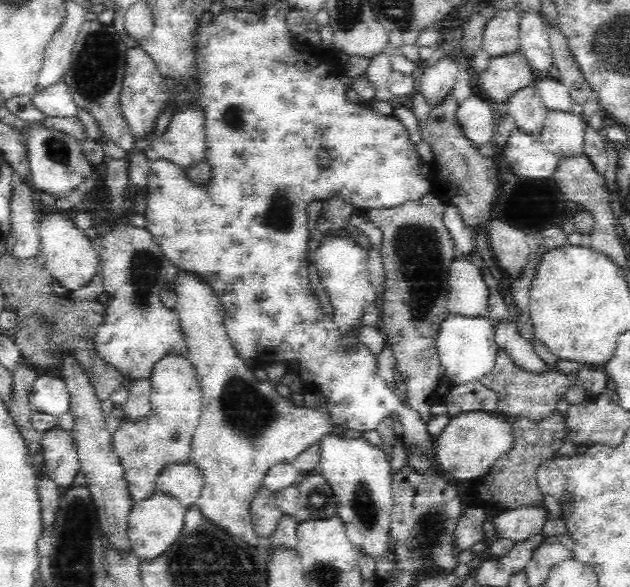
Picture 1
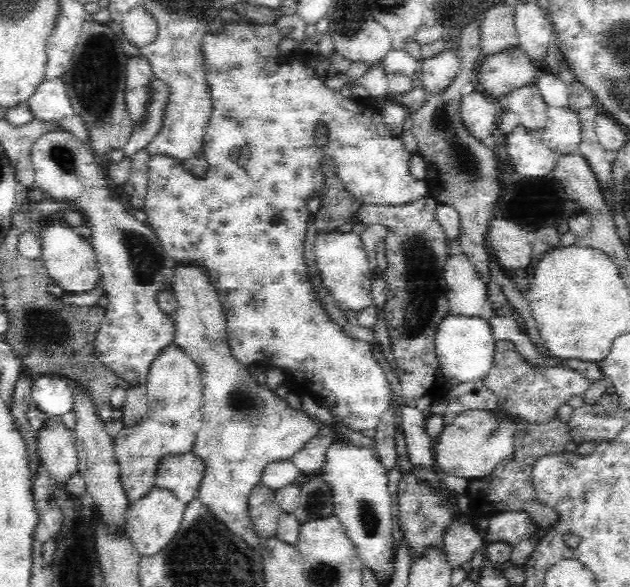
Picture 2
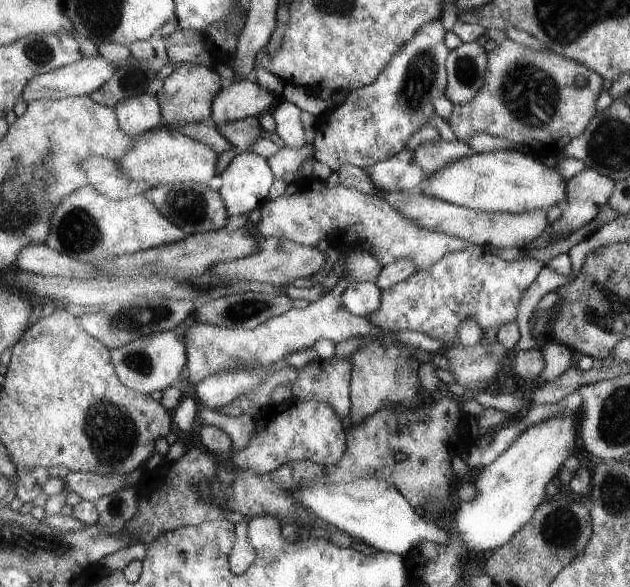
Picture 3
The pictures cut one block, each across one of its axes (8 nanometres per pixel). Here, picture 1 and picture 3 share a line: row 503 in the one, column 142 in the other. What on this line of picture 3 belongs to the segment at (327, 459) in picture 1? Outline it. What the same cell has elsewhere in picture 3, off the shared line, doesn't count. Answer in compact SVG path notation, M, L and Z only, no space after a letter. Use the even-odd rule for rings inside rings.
M187 318L181 326L169 330L169 332L155 332L145 338L137 338L129 346L123 346L119 350L111 350L115 370L125 386L131 390L153 394L159 390L169 390L181 380L181 370L189 366L189 332L197 324L197 318Z

